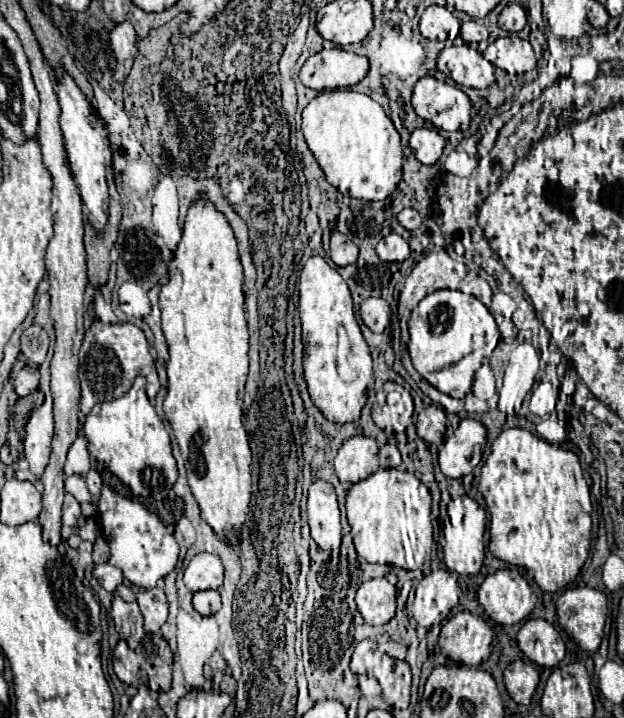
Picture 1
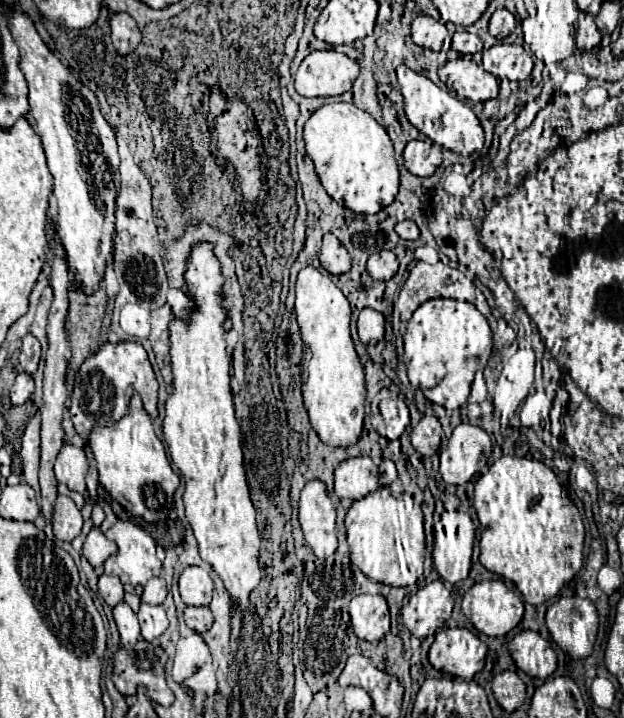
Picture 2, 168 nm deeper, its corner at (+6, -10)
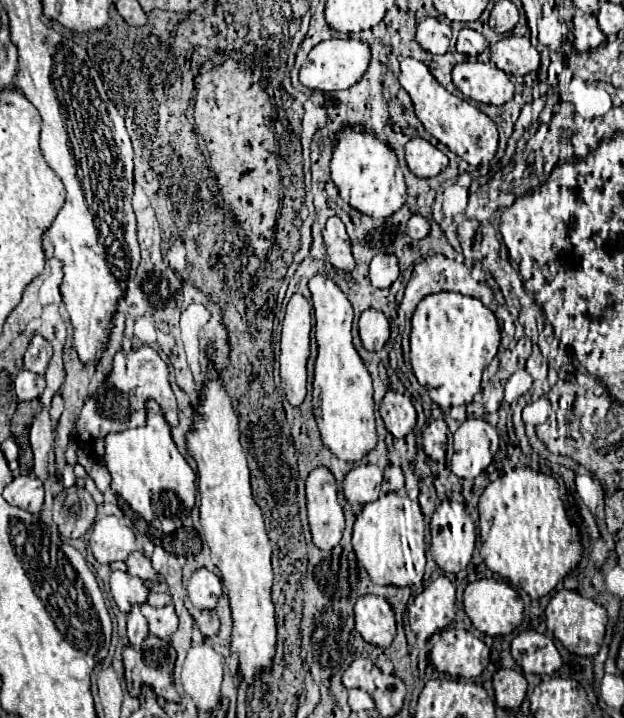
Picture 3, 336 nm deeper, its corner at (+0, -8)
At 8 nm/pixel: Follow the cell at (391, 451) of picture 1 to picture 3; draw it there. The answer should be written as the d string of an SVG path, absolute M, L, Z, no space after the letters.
M389 464L383 475L383 481L381 484L381 491L384 493L396 492L405 485L405 476L402 469L399 466Z

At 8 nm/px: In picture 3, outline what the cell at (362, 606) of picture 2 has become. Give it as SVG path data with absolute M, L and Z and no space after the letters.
M360 596L356 606L356 630L362 638L374 646L390 646L396 636L396 620L388 600L380 596Z

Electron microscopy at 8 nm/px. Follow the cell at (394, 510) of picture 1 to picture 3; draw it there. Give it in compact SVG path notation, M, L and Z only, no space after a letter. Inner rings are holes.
M396 492L382 494L376 502L366 504L360 510L360 514L356 514L352 546L354 546L358 566L366 568L374 584L394 584L394 586L422 584L426 567L425 532L426 524L418 502L412 502L408 496L402 498ZM392 518L394 518L394 532L398 536L398 542L394 542L394 548L390 548Z

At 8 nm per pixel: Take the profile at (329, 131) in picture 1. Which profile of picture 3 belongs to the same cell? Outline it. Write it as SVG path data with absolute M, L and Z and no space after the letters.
M342 124L342 128L338 128L332 136L332 144L334 146L332 146L330 172L343 200L344 196L348 196L348 204L352 208L372 218L392 216L396 210L402 208L402 204L406 202L406 182L404 182L404 174L400 170L396 152L386 142L382 142L374 132L368 132L362 124Z

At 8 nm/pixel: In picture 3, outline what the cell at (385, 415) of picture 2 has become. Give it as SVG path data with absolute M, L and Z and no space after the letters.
M388 391L380 404L379 412L386 430L394 434L394 438L404 438L416 426L414 404L404 394Z

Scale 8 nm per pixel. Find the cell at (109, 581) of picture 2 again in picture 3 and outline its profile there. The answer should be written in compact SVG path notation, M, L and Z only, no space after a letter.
M120 570L112 572L112 576L110 576L110 592L112 592L116 606L124 614L130 612L132 604L144 604L146 596L148 596L148 590L140 578L120 572Z

